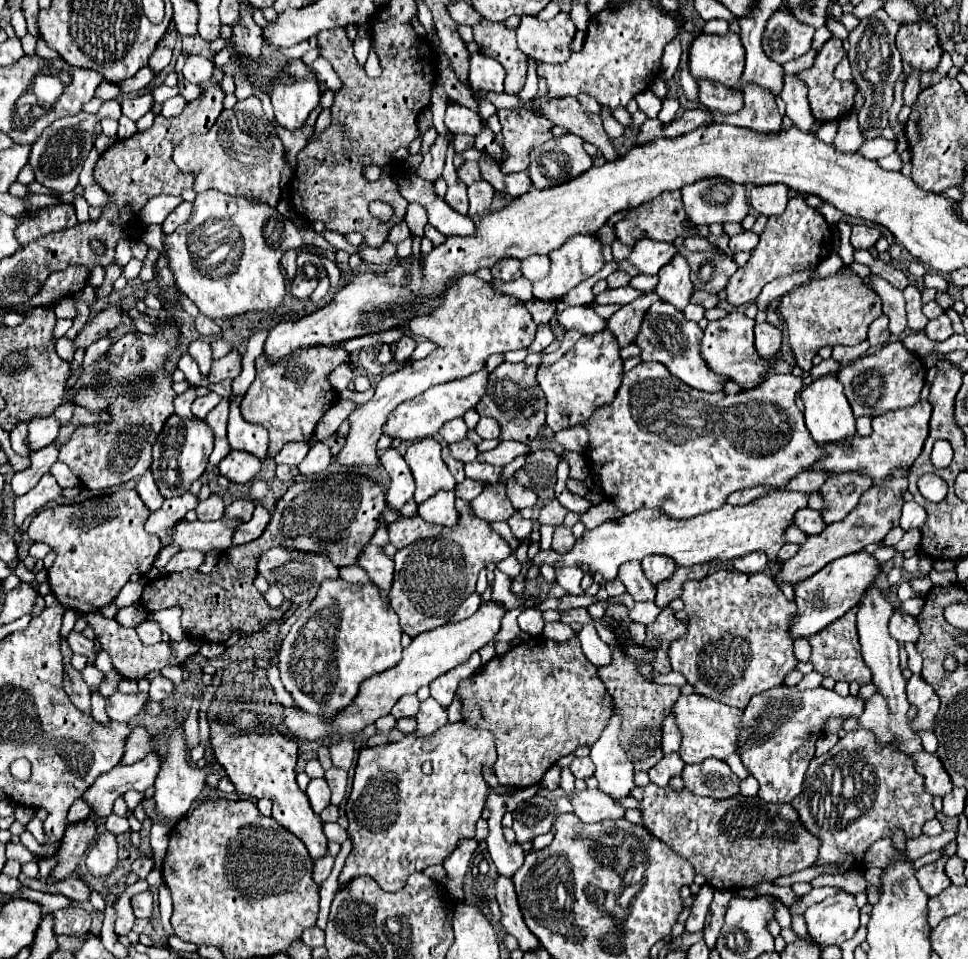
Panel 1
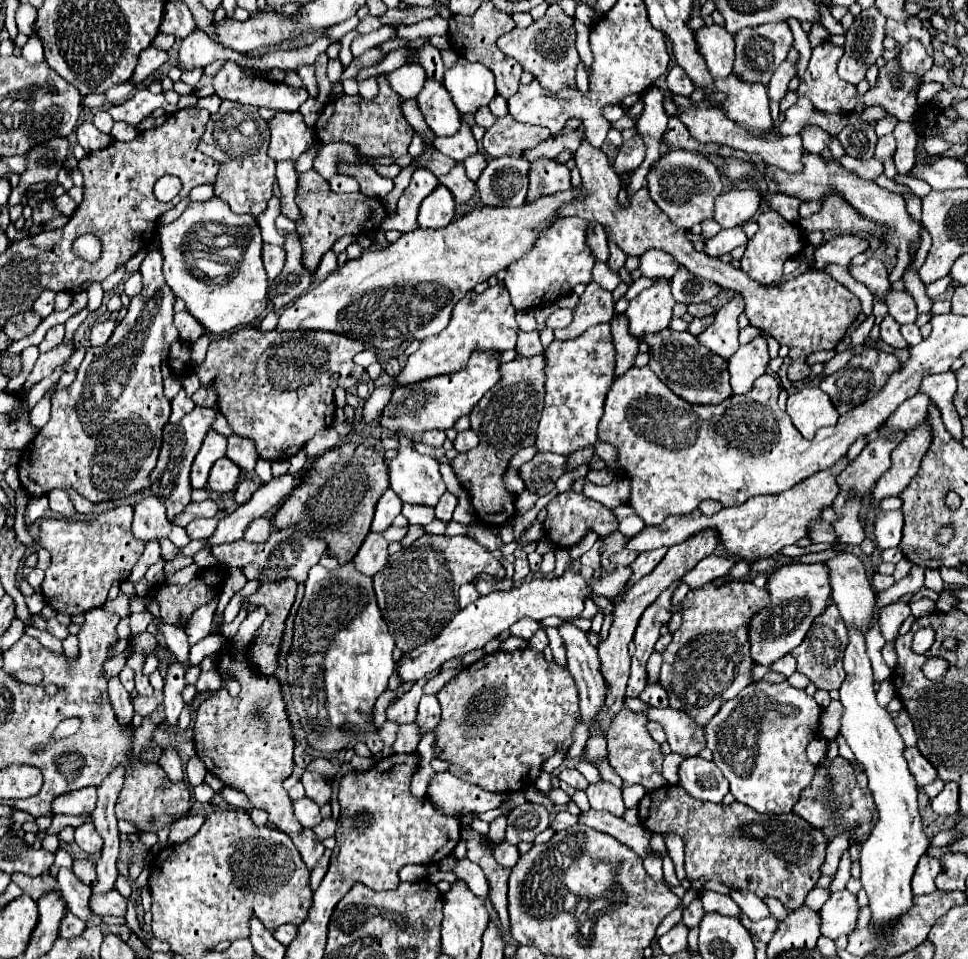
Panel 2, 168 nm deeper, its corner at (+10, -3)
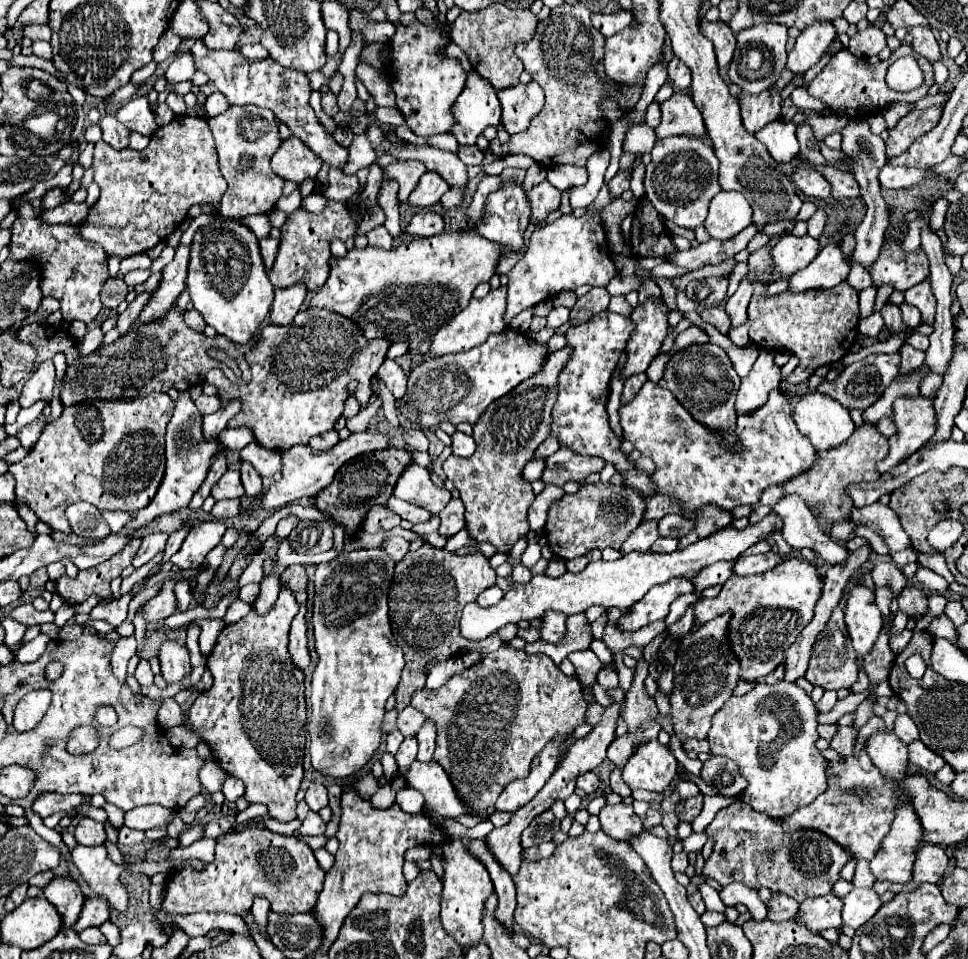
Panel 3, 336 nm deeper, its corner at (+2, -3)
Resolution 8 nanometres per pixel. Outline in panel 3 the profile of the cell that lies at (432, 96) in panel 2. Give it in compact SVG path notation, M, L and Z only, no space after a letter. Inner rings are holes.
M402 13L396 23L396 33L388 43L392 71L390 85L396 93L396 107L404 115L406 125L420 137L446 133L454 125L450 107L464 89L466 71L458 59L442 57L442 47L448 43L450 23L440 13L434 13L434 23L422 23L414 13Z

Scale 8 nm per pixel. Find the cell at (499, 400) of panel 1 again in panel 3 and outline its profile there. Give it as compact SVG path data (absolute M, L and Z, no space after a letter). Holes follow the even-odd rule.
M568 345L550 353L540 373L522 381L512 393L488 405L482 419L474 425L476 451L472 457L448 457L444 461L444 473L450 481L454 481L466 507L466 531L476 541L474 545L456 549L456 553L478 553L480 543L492 543L496 553L508 553L512 545L530 531L526 513L534 501L534 493L530 483L522 479L522 467L550 435L552 407L558 397L558 375L568 357L572 357L572 347Z

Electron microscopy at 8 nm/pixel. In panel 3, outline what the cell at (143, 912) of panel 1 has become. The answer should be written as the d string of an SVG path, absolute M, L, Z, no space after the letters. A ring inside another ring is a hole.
M86 899L86 903L82 907L82 913L80 913L78 921L72 925L72 929L76 933L80 933L86 927L100 927L102 923L108 921L108 917L110 917L108 903L104 903L100 899Z

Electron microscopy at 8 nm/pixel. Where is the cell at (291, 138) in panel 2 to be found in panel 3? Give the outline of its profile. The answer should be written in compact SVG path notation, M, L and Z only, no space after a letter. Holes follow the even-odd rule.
M296 137L284 141L276 155L272 157L272 171L292 183L302 183L304 179L314 179L322 167L320 157L312 153Z

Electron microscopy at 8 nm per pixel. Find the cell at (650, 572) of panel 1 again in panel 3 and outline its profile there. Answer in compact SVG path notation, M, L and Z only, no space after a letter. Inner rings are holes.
M660 537L660 539L654 541L652 551L656 551L656 553L666 553L666 551L674 551L674 547L678 547L678 541L676 541L676 539Z

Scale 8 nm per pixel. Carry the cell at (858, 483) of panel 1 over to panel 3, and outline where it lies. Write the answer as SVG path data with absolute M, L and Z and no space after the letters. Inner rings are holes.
M924 395L894 401L894 423L898 433L890 437L890 451L886 459L878 463L882 473L904 461L910 453L916 453L916 449L932 437L936 431L936 411L932 401L934 397Z

